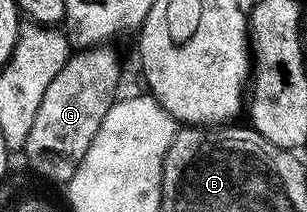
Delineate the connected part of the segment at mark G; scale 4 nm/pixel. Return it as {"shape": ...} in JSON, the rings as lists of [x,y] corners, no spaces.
{"shape":[[[105,44],[71,53],[64,68],[45,89],[24,147],[24,155],[40,177],[59,184],[69,182],[76,168],[80,168],[80,160],[84,160],[84,152],[88,152],[96,132],[100,132],[108,108],[119,97],[118,85],[122,82],[122,62],[112,47]]]}

